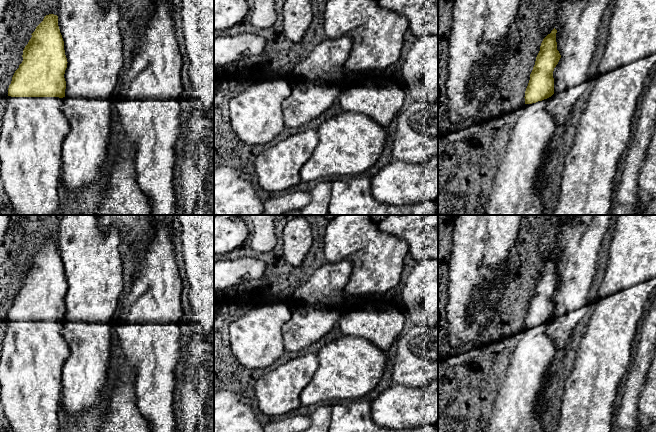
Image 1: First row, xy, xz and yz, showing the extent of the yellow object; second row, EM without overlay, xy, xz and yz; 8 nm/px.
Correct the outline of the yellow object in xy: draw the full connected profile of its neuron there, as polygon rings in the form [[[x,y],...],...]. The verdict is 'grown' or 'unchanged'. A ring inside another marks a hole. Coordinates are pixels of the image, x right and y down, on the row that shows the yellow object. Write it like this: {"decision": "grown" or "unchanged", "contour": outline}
{"decision": "grown", "contour": [[[46,15],[31,35],[23,50],[23,61],[15,71],[8,88],[7,106],[0,134],[0,174],[15,215],[56,215],[62,196],[62,145],[70,130],[61,108],[62,98],[65,97],[64,74],[68,62],[58,26],[58,16]]]}

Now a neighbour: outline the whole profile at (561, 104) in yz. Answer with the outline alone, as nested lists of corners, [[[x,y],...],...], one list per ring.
[[[545,0],[544,9],[538,20],[537,55],[543,39],[555,28],[557,50],[561,58],[554,68],[554,94],[549,97],[548,111],[553,115],[557,129],[550,141],[548,160],[552,164],[559,143],[571,118],[577,99],[589,88],[587,71],[597,44],[598,27],[609,0]]]

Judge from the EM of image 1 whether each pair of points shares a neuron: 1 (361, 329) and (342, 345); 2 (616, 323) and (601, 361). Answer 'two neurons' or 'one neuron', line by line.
1: two neurons
2: one neuron

